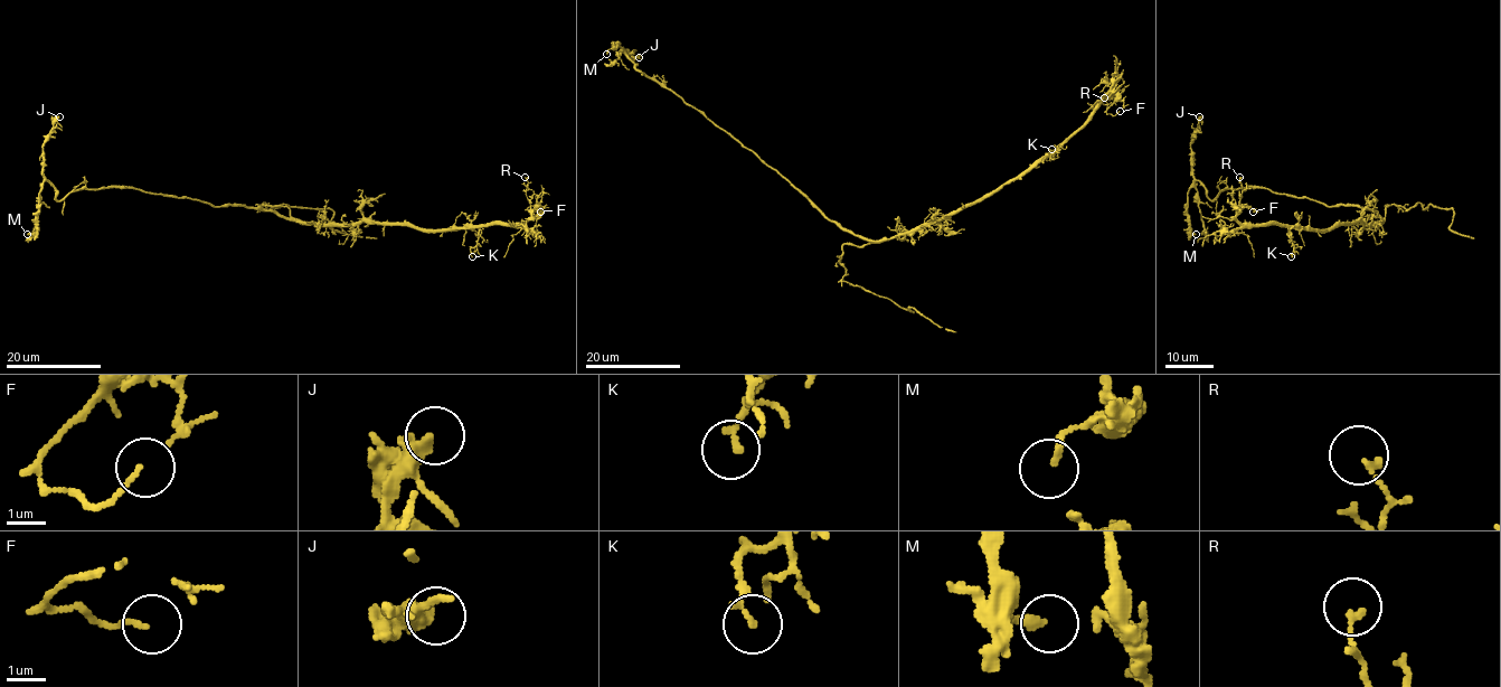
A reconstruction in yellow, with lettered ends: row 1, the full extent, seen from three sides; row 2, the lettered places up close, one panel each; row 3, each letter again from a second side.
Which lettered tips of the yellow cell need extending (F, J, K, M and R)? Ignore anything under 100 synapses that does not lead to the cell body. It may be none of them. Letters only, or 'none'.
none

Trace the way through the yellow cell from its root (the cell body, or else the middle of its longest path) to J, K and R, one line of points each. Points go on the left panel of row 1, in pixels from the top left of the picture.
J: (265, 210), (210, 206), (116, 187), (79, 189), (58, 200), (43, 172), (43, 143), (59, 116)
K: (265, 210), (305, 222), (404, 222), (425, 229), (477, 228), (478, 243), (471, 248), (472, 256)
R: (265, 210), (305, 222), (404, 222), (425, 229), (522, 225), (530, 216), (525, 177)

